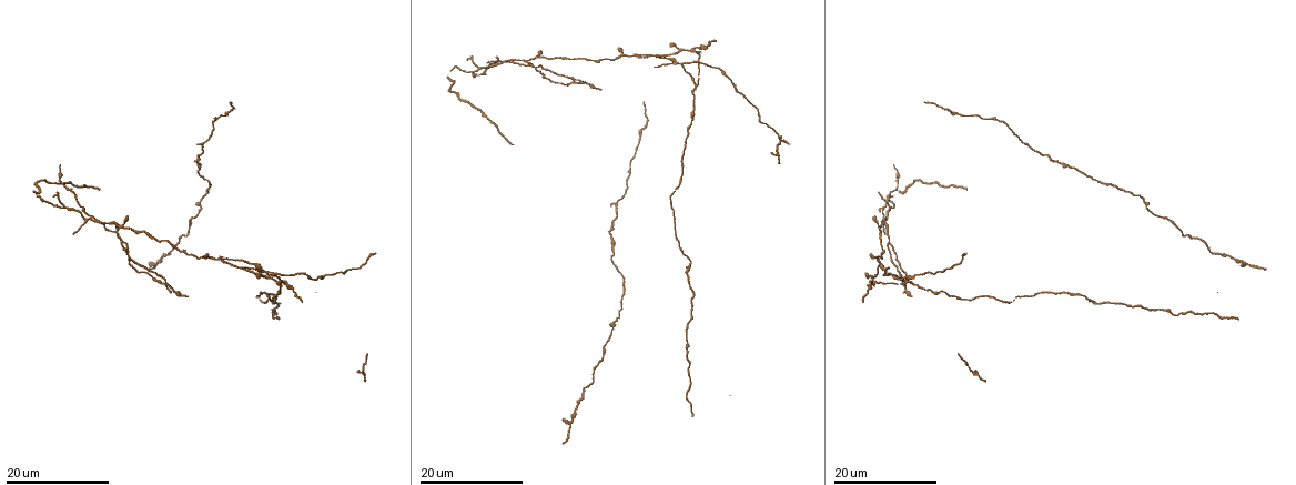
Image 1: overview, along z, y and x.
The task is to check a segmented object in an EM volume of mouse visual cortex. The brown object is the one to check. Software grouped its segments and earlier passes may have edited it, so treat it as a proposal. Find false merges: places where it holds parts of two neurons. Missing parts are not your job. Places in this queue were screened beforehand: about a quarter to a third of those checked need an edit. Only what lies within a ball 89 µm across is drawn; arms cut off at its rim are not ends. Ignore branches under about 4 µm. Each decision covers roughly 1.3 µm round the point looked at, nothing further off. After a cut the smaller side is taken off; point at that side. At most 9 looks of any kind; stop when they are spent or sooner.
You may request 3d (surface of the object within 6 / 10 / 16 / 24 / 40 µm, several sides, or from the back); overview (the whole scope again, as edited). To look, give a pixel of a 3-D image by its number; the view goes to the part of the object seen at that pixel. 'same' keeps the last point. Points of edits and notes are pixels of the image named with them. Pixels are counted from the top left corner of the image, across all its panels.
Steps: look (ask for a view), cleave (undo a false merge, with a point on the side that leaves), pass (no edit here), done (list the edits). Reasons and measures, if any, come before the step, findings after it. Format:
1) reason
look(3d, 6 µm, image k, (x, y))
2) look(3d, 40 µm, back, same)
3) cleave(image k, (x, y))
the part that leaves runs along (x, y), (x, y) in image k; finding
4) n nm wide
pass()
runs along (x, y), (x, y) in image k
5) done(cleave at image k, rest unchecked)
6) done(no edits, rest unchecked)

sudden change in width
look(3d, 16 µm, image 1, (689, 265))

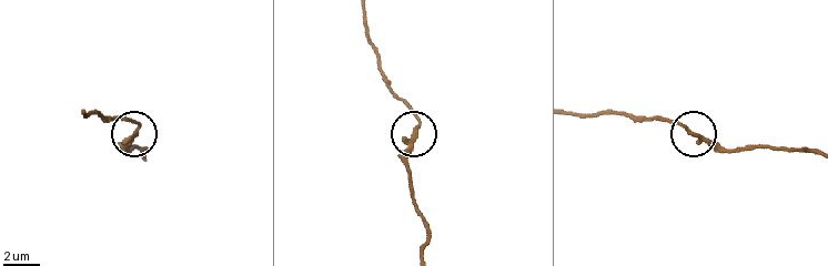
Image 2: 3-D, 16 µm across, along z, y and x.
closer look
look(3d, 10 µm, image 2, (136, 133))

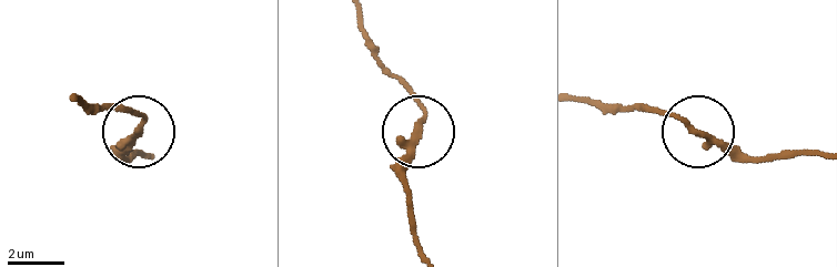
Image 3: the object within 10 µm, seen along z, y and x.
220 nm wide
pass()
runs along (73, 99), (138, 115), (140, 134), (125, 161) in image 3; continuous, no second neuron

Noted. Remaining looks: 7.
four-way junction
look(3d, 24 µm, image 1, (225, 263))

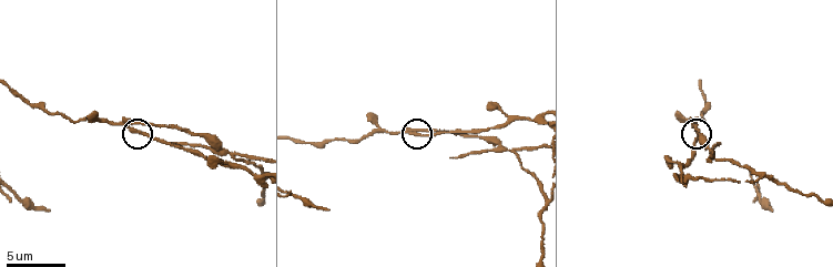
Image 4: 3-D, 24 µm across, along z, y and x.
look(3d, 10 µm, image 4, (130, 128))

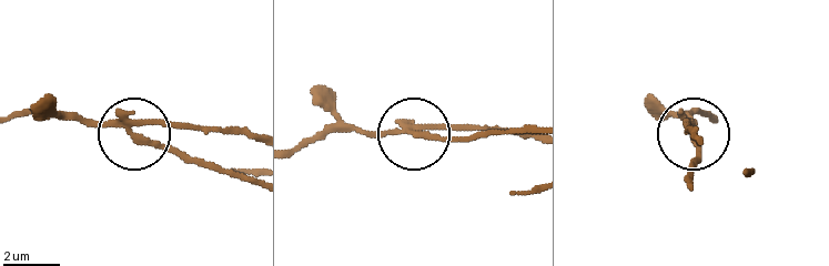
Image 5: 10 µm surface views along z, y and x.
cleave(image 5, (163, 144))
the part that leaves runs along (128, 124), (254, 177) in image 5; a second neuron is stuck on

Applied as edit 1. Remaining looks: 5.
look(overview)

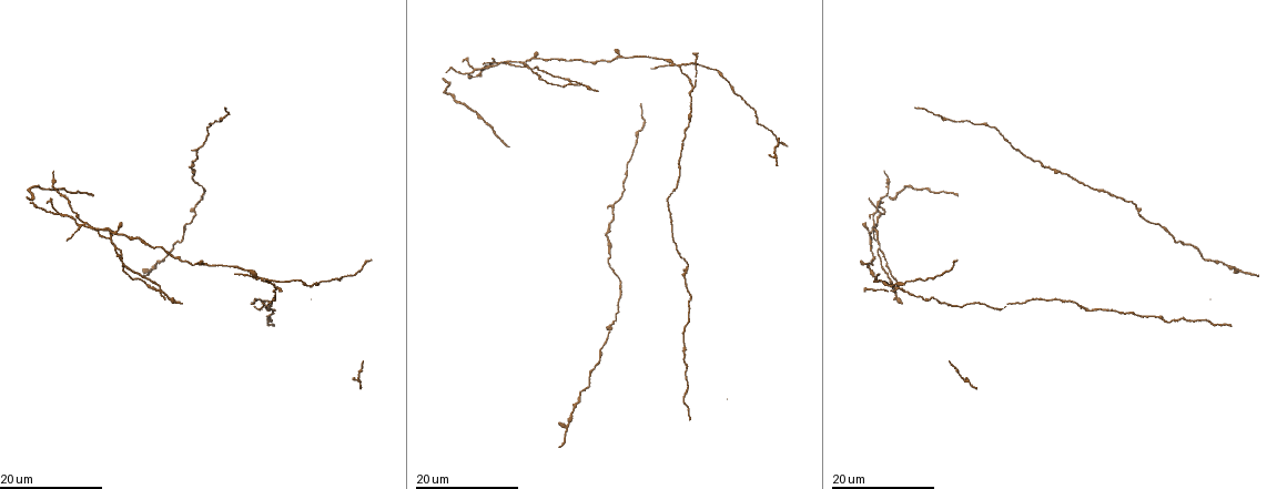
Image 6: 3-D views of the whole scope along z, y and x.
three arms meet
look(3d, 16 µm, image 6, (1015, 149))

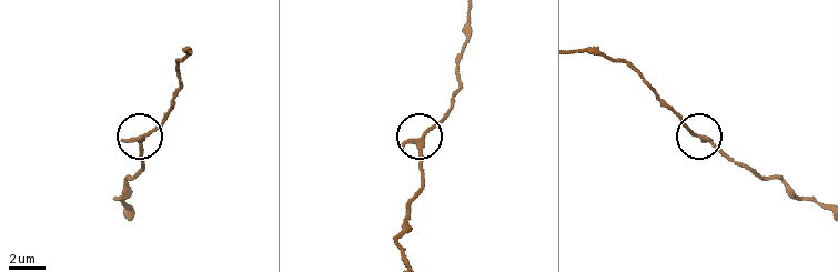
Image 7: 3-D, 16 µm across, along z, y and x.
look(3d, 6 µm, image 7, (146, 133))

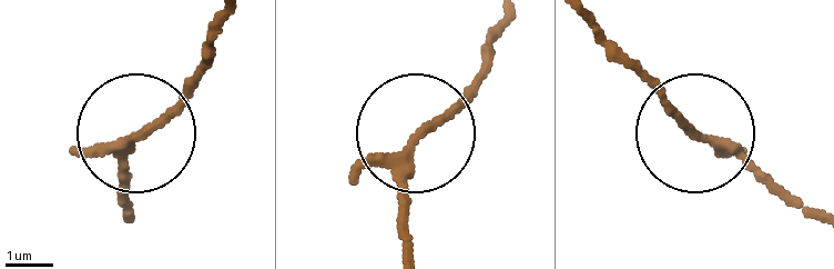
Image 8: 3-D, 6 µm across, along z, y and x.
from behind
look(3d, 6 µm, back, image 8, (139, 135))

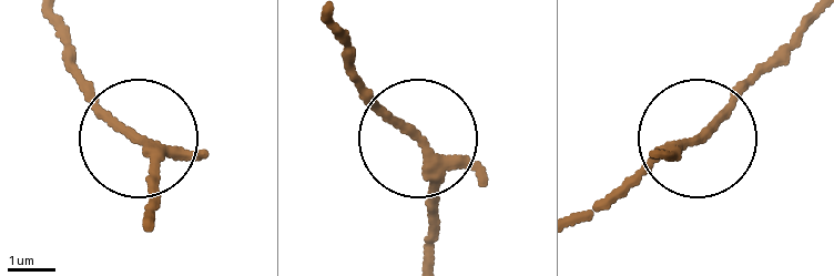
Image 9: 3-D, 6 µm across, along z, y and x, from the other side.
pass()
runs along (149, 216), (144, 145), (69, 65) in image 9; one neuron here

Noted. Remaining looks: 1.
branch point
look(3d, 10 µm, image 4, (761, 174))

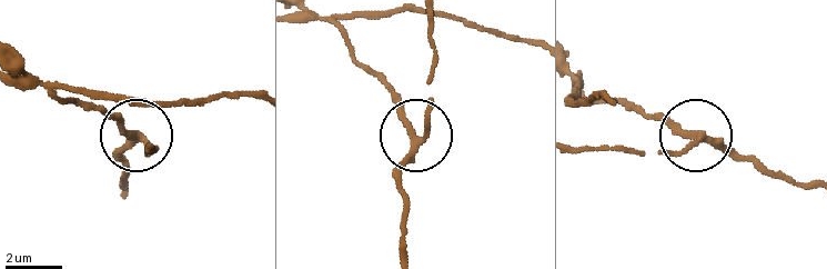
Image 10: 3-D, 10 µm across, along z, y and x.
side arm 7 µm
pass()
runs along (405, 253), (397, 175), (426, 125), (434, 55) in image 10; one neuron here

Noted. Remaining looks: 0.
done(cleave at image 5, rest unchecked)

